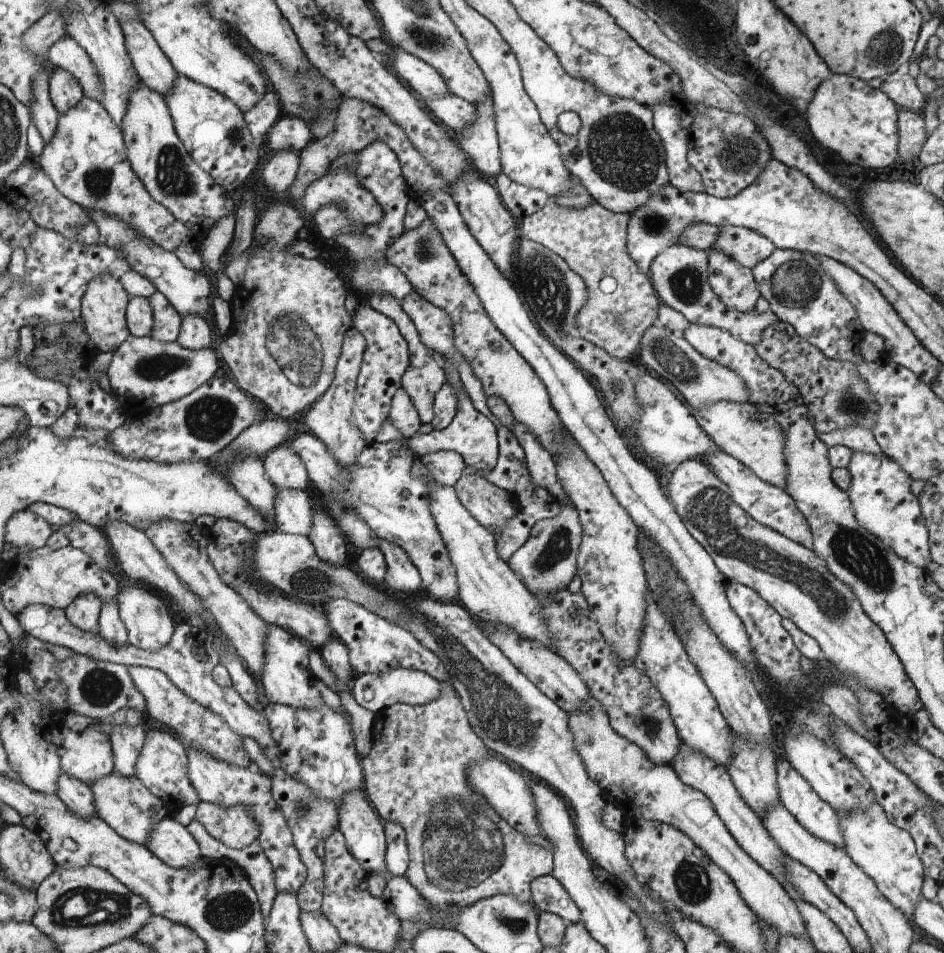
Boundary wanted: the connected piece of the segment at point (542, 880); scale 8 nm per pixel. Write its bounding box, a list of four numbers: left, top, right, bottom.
[531,874,581,923]

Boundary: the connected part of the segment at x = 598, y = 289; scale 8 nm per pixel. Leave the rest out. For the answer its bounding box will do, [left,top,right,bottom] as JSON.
[521,200,658,358]

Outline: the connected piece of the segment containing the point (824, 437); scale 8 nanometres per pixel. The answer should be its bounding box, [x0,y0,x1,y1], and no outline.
[819,425,882,455]

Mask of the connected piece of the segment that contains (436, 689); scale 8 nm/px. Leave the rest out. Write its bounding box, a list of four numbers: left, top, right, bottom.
[352,668,441,714]

